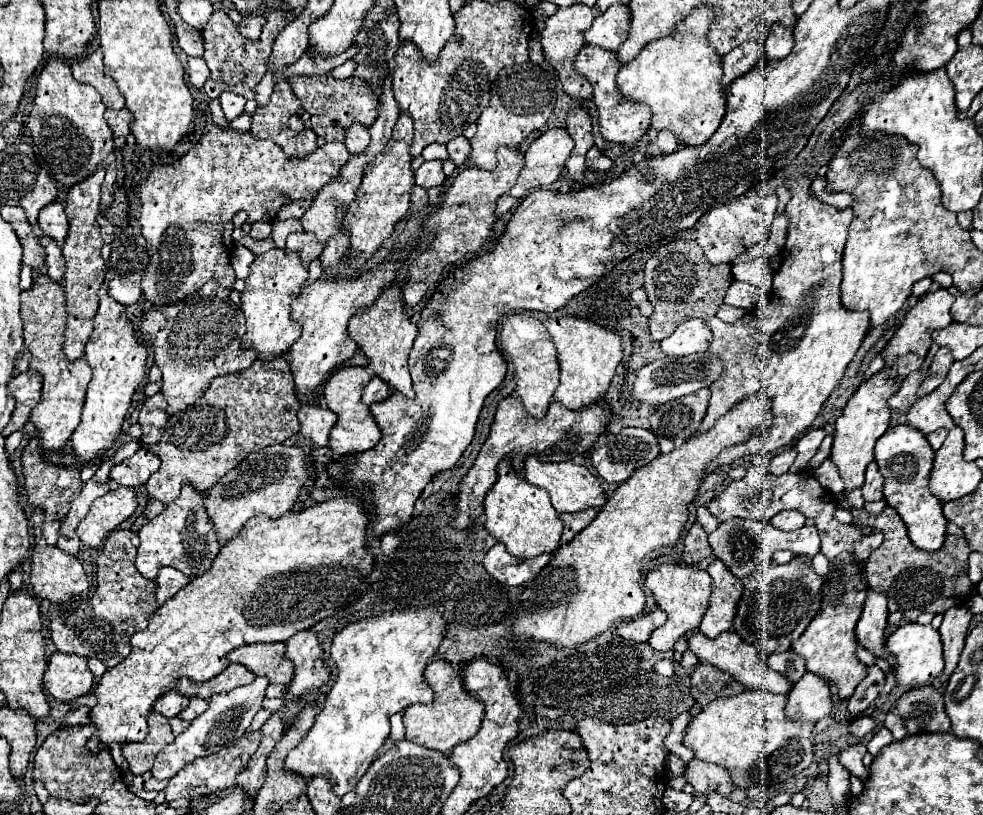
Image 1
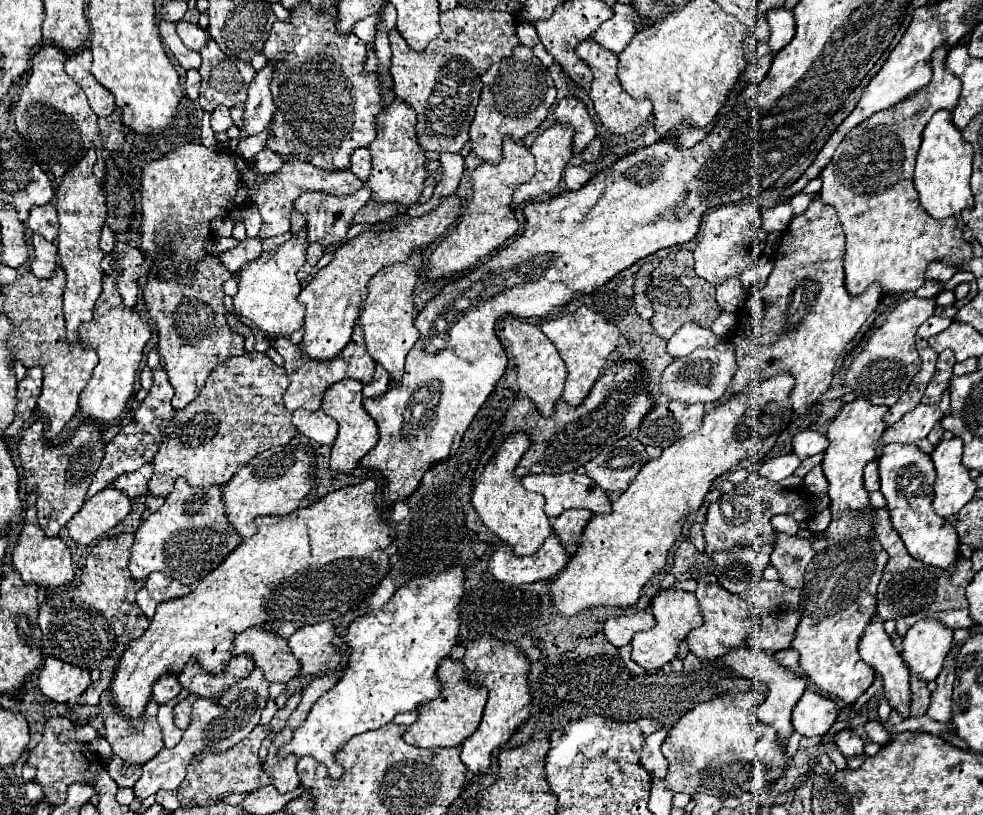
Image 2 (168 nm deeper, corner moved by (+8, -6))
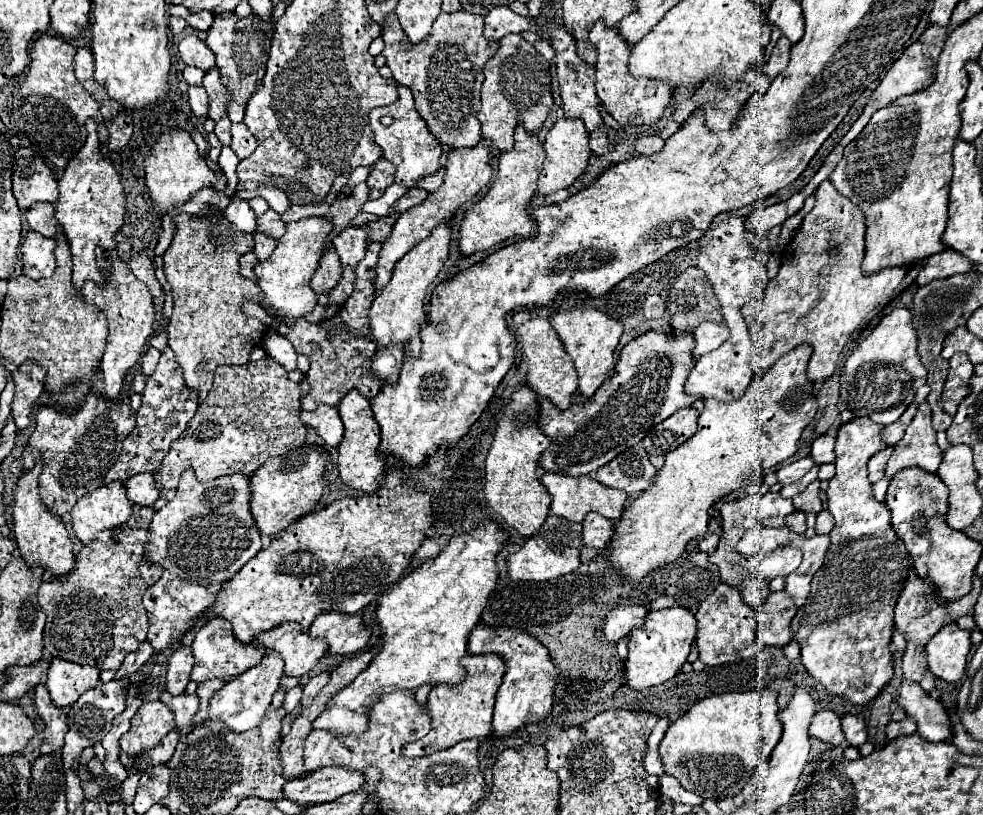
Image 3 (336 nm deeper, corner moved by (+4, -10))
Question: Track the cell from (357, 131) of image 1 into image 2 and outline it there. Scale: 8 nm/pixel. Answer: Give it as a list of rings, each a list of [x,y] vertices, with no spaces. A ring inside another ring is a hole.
[[[358,148],[358,150],[354,150],[354,154],[352,154],[352,166],[350,166],[350,170],[352,170],[352,174],[356,174],[356,178],[360,178],[362,182],[366,182],[368,180],[368,174],[370,174],[370,170],[372,170],[372,160],[370,160],[372,156],[370,156],[370,150],[368,148]]]

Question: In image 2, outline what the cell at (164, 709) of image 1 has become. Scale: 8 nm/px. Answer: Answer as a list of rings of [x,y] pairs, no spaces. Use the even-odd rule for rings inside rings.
[[[164,674],[164,676],[154,684],[152,690],[154,690],[154,692],[152,692],[152,698],[154,698],[158,704],[166,704],[166,702],[174,700],[174,698],[180,694],[182,686],[180,686],[176,674],[168,674],[168,676]]]

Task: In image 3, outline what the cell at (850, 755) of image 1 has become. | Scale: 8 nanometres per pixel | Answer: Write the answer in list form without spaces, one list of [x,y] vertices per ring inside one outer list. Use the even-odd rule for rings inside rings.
[[[846,714],[846,716],[842,718],[842,730],[844,730],[844,736],[846,736],[848,744],[854,746],[854,748],[860,748],[864,742],[868,742],[864,720],[858,718],[858,716]]]

